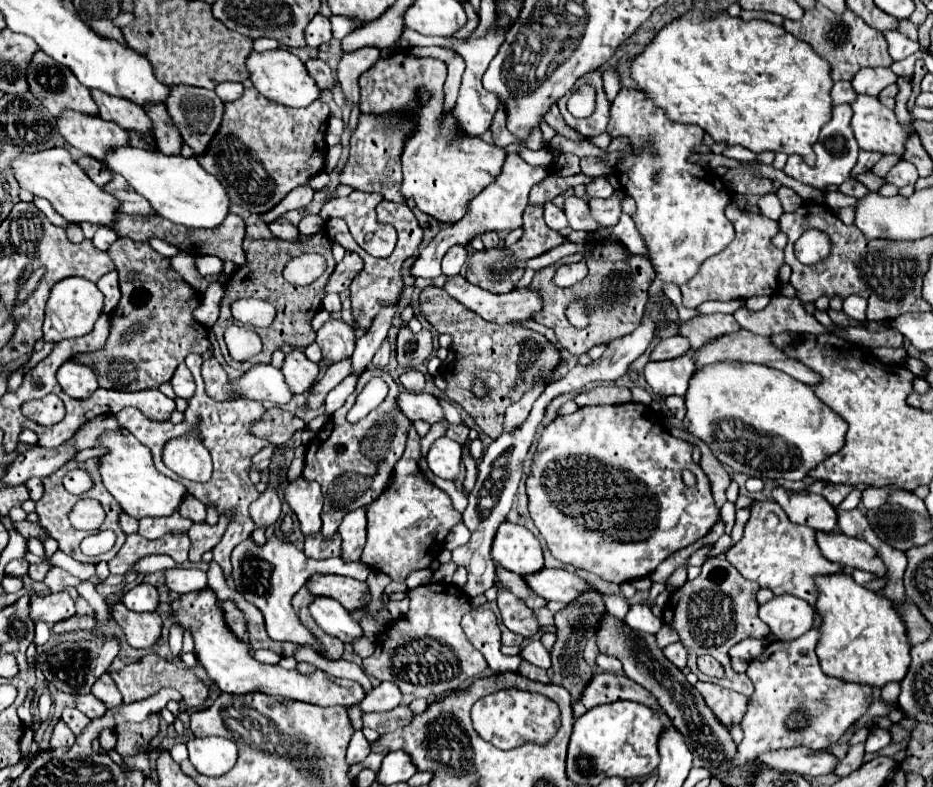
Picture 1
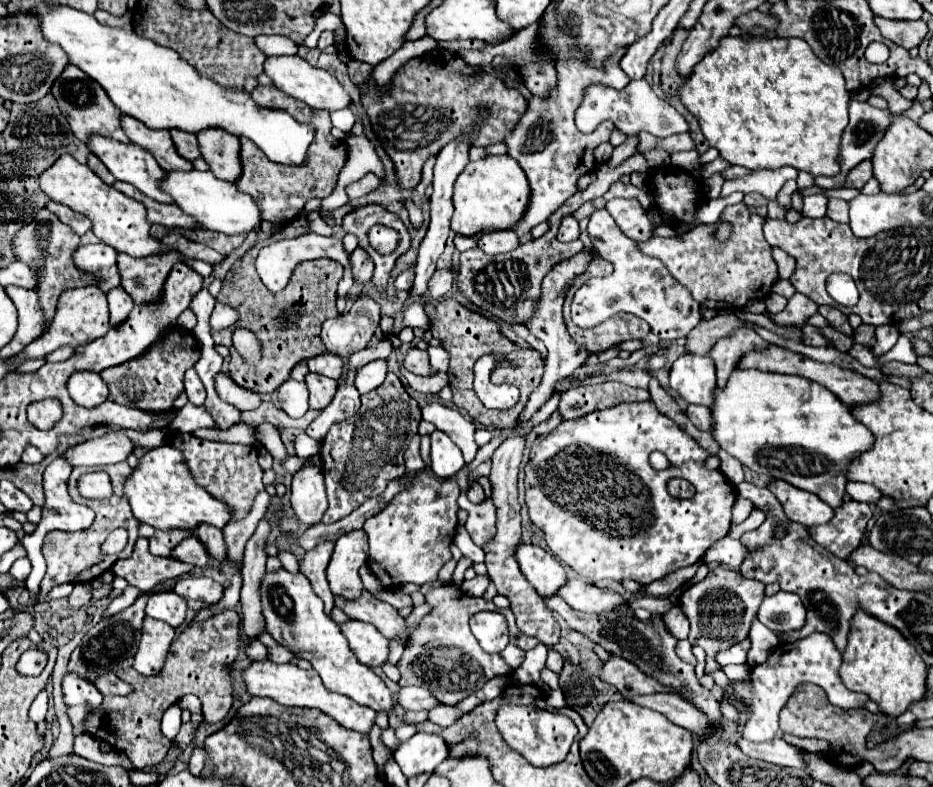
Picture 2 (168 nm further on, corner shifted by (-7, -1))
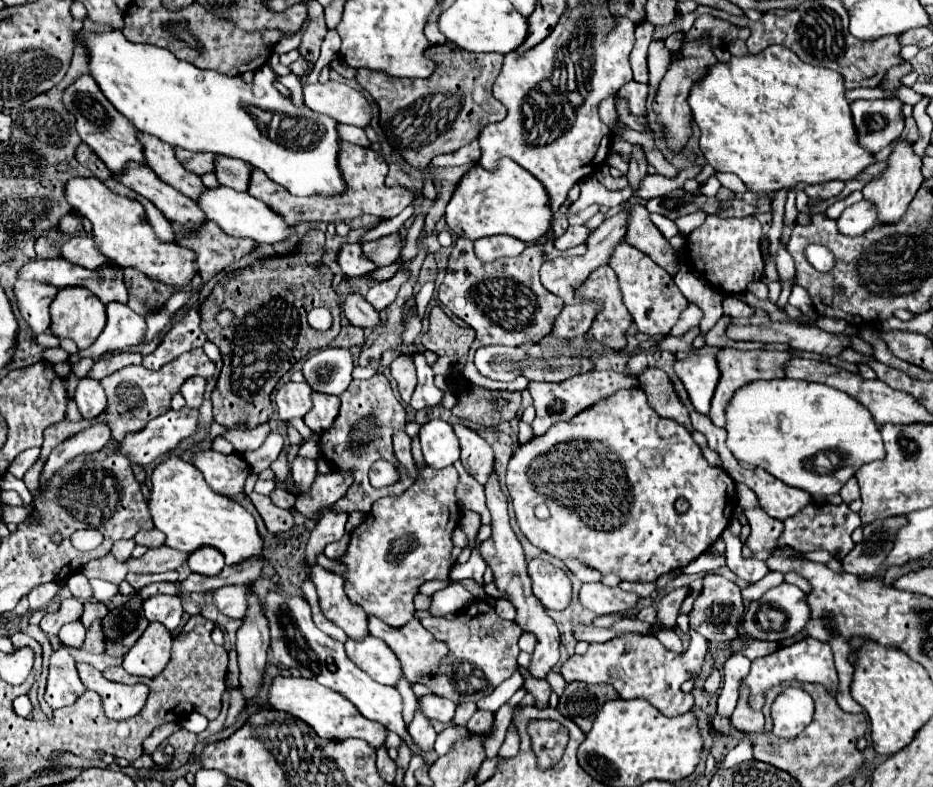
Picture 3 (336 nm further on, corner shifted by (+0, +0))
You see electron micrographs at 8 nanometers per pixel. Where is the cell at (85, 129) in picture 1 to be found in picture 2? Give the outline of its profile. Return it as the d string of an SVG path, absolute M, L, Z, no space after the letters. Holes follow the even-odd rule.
M88 136L86 146L90 148L90 152L94 152L106 164L106 168L116 176L116 180L124 180L124 182L134 184L140 192L144 192L152 200L168 202L168 204L172 202L172 198L168 194L160 192L160 188L158 188L158 182L162 180L164 170L158 166L158 162L152 158L152 154L148 150L144 150L138 144L132 144L132 142L120 144L116 140L108 140L108 136Z

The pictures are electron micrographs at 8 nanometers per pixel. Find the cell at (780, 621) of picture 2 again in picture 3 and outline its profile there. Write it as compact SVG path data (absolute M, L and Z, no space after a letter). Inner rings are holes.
M781 583L779 587L769 589L761 599L749 603L749 607L745 611L745 617L741 621L741 633L737 635L737 639L743 641L743 633L745 633L747 637L753 637L753 639L759 639L759 641L781 643L783 639L789 639L789 637L797 635L805 627L807 621L809 621L809 605L805 603L805 593L795 585ZM761 619L765 619L765 621L771 619L771 623L773 623L771 629L767 629L767 623L763 623Z

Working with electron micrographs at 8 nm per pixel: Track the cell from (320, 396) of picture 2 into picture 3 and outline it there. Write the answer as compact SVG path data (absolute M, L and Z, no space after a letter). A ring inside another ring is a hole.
M313 393L311 399L313 399L313 409L305 415L305 425L313 433L321 435L333 425L333 419L337 419L341 401L333 395L323 395L323 393Z

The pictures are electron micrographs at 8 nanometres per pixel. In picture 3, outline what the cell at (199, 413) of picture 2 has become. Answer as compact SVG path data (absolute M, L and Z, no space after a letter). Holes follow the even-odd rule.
M259 425L257 429L235 429L235 431L227 431L223 437L233 443L237 453L247 453L253 451L257 447L261 447L261 443L265 441L265 437L269 435L269 425Z

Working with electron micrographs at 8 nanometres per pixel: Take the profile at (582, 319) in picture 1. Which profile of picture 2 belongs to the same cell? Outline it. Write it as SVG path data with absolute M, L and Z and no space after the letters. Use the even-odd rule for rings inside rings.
M602 208L594 210L588 218L588 236L592 246L600 252L600 256L614 264L612 276L589 279L572 298L572 320L578 328L588 330L596 324L616 316L618 312L630 312L638 318L646 320L652 332L662 342L672 342L676 338L684 338L702 318L700 306L692 300L690 292L676 282L664 264L652 256L642 254L636 244L622 234L612 216Z

